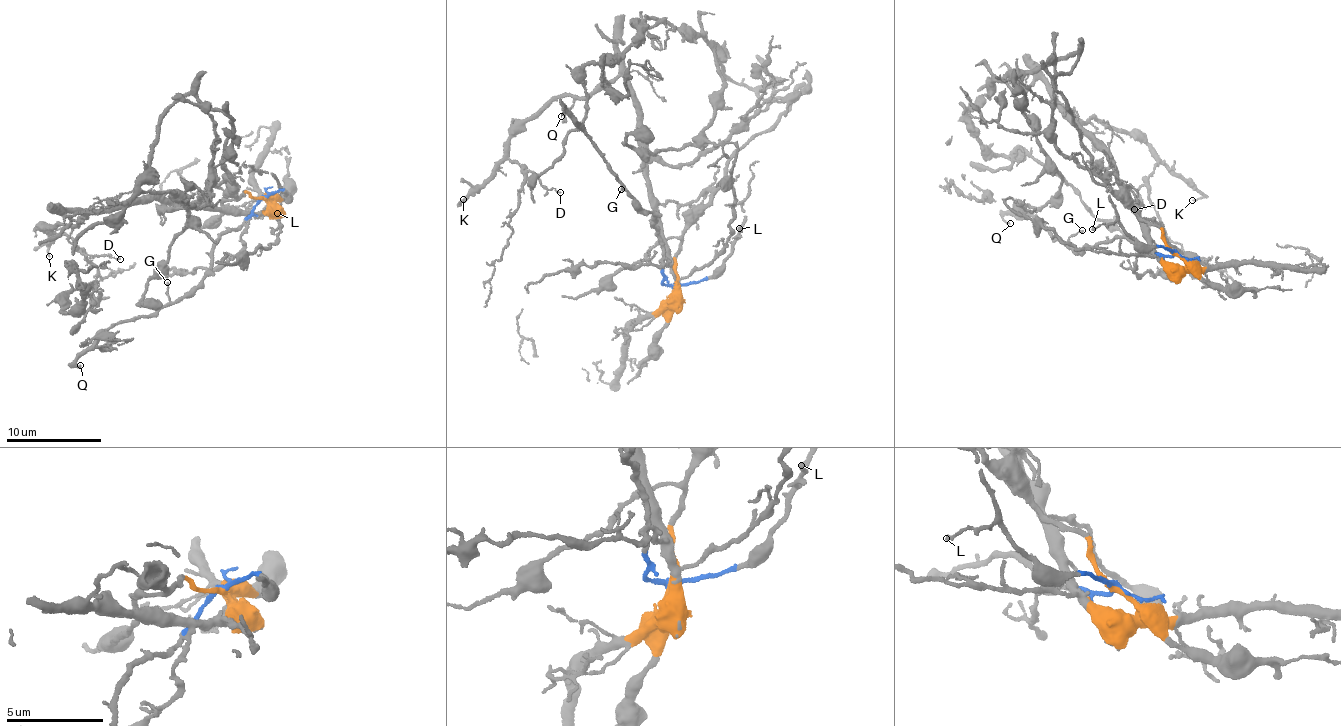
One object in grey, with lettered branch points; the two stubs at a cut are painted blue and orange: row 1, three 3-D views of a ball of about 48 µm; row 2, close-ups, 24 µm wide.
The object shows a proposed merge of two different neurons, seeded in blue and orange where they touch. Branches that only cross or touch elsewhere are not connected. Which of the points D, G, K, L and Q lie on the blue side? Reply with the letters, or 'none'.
G, L, Q

